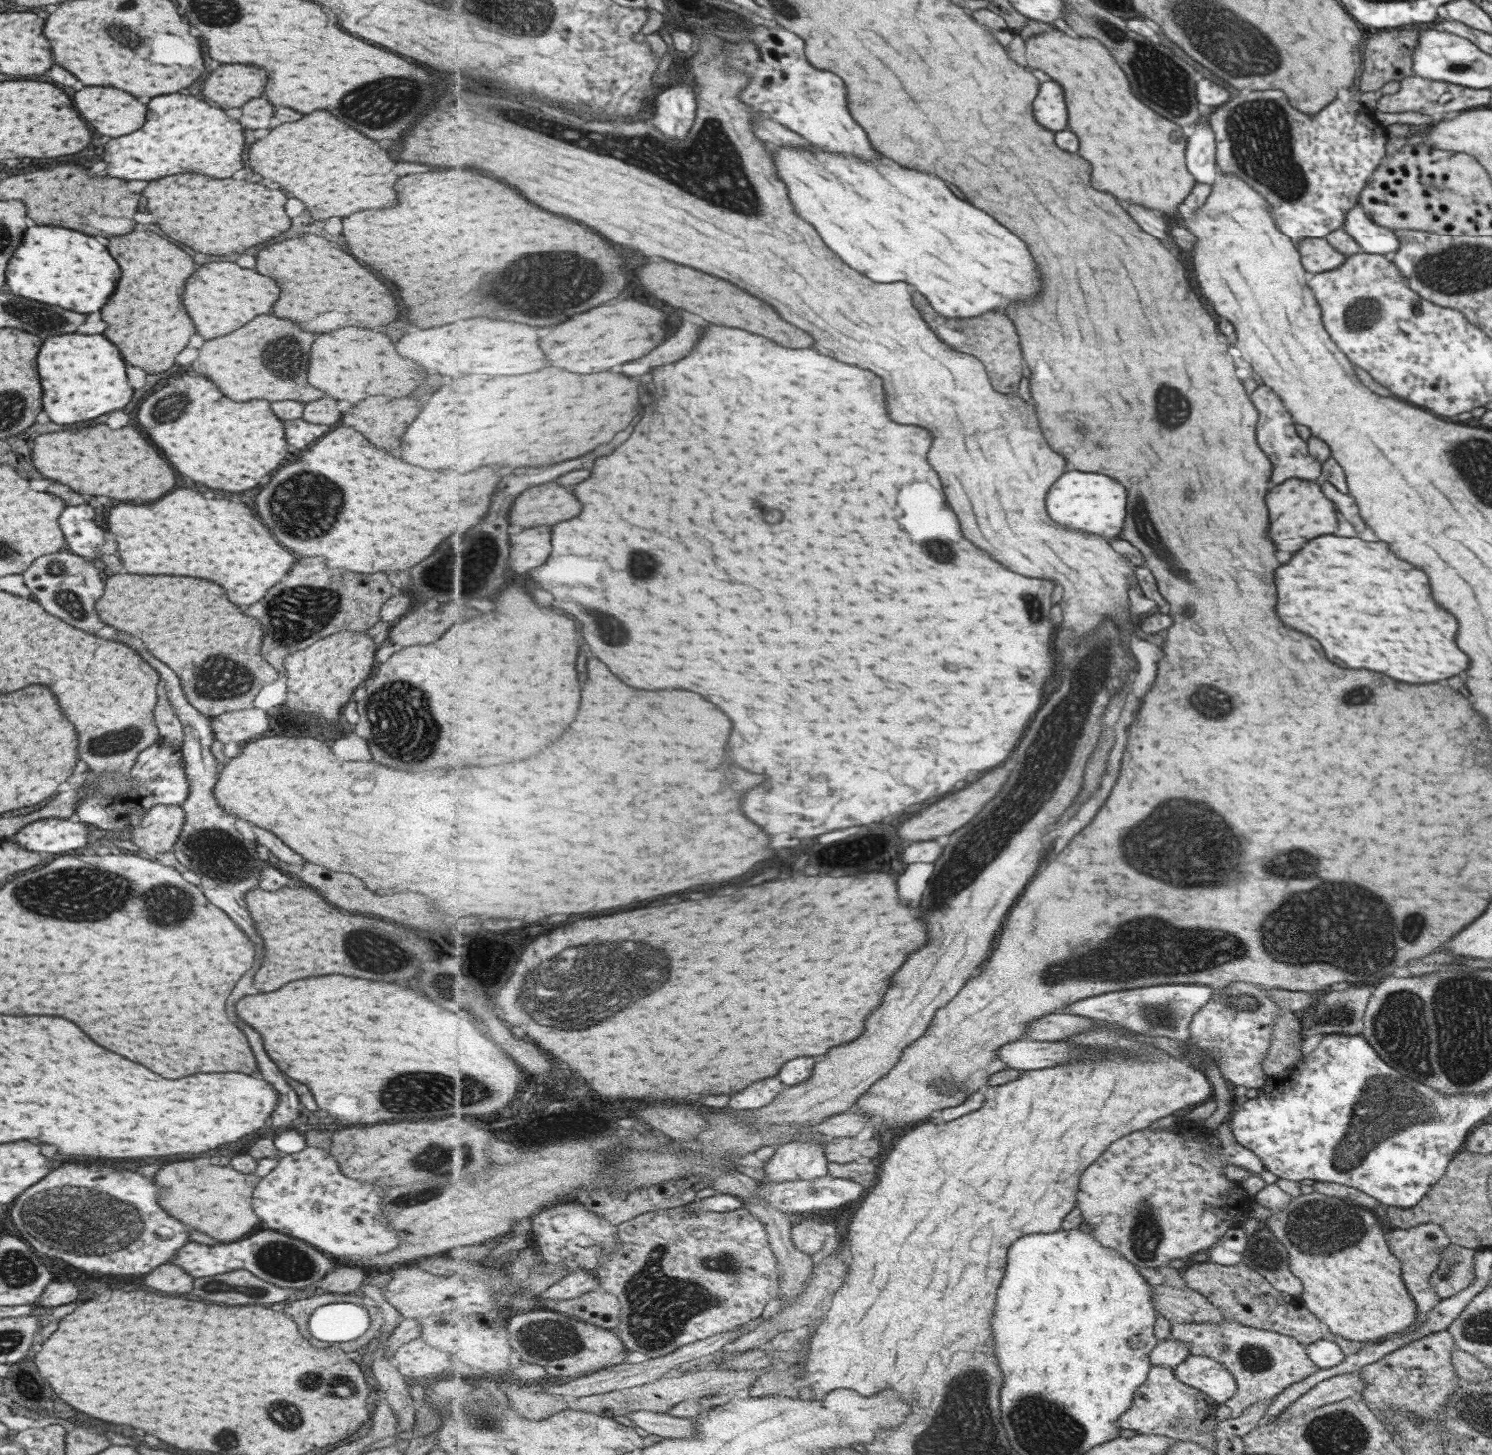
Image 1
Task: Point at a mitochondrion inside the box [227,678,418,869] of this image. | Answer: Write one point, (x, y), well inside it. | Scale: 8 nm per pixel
(283, 722)

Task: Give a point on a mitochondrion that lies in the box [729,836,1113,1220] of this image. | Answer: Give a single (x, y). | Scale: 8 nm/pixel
(943, 1086)

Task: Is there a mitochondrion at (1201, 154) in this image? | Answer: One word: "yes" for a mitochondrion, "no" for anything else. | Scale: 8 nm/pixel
no

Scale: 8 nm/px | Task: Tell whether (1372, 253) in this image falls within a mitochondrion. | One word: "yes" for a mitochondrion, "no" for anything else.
no

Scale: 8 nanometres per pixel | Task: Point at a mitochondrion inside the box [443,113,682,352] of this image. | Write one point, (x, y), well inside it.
(546, 284)

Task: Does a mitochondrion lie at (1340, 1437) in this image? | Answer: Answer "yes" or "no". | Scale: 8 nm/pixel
yes

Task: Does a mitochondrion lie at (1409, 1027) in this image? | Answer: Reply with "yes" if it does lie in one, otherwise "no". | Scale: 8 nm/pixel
yes

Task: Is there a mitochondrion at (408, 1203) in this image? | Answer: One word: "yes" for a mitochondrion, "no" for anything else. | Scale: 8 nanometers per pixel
yes

